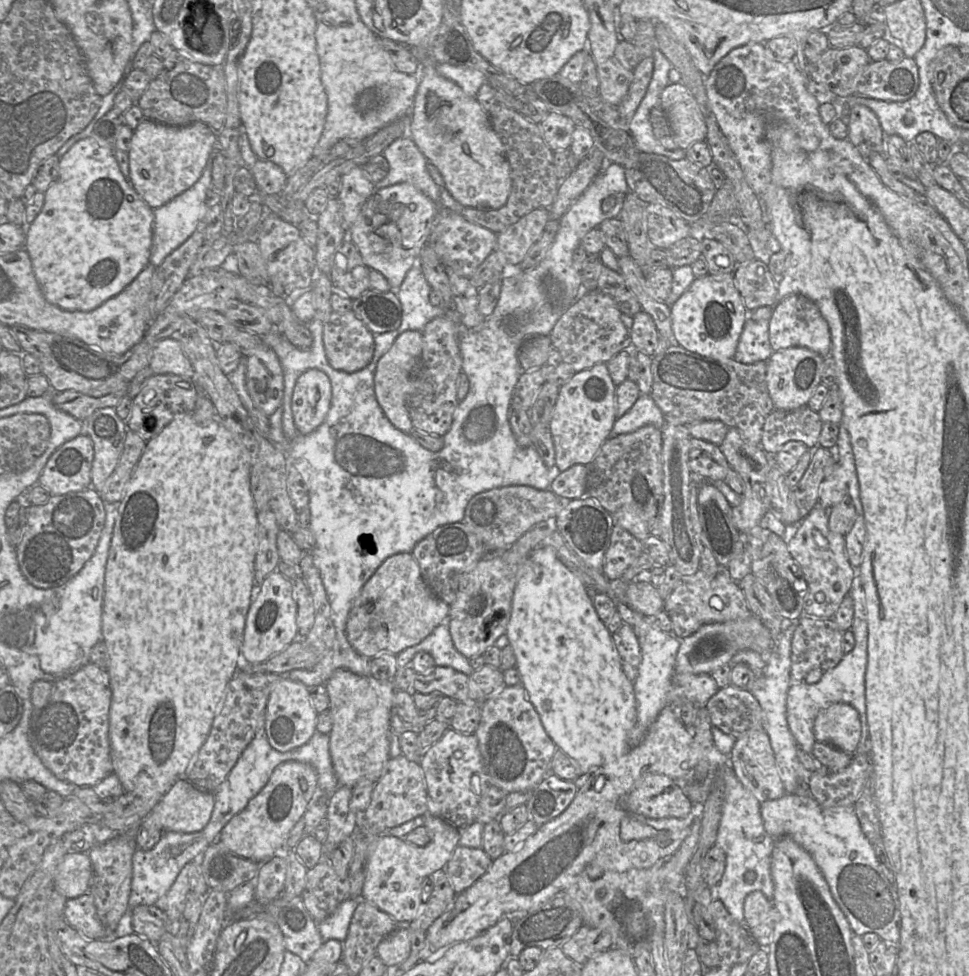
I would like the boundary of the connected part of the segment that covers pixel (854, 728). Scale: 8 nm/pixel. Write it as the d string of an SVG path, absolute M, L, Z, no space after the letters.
M846 703L832 704L818 713L813 732L816 741L853 755L861 738L859 713Z

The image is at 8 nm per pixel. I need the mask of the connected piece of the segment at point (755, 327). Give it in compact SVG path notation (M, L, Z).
M746 320L734 359L743 364L767 361L774 350L769 341L769 321Z

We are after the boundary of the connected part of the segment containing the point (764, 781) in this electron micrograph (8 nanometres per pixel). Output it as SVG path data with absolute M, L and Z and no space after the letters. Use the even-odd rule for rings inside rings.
M729 685L719 689L705 707L712 726L736 739L729 755L729 763L741 784L760 803L785 796L786 791L776 768L770 739L764 730L763 712L755 697L745 688Z

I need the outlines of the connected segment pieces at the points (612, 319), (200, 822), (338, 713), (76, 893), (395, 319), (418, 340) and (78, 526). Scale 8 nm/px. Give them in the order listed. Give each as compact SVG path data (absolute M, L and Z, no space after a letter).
M599 290L589 291L559 318L549 338L563 363L571 365L577 373L598 363L607 363L618 352L631 346L629 330L623 325L620 315L612 296Z
M185 778L177 779L146 817L153 817L162 831L192 833L202 830L209 822L215 804L214 793L194 786Z
M337 669L325 683L329 699L329 710L333 727L329 733L329 752L333 769L340 786L354 788L357 785L375 784L390 760L390 718L392 715L395 687L393 681L380 681L370 676L357 675L348 669Z
M69 852L60 865L54 880L54 889L67 900L78 898L89 892L92 865L87 853Z
M369 289L352 301L352 311L373 334L396 330L401 324L401 304L396 291Z
M412 330L403 332L379 359L374 372L374 390L377 402L391 424L404 433L409 433L413 428L406 408L406 399L410 394L411 380L418 372L422 345L422 332Z
M89 487L83 491L50 495L43 504L26 509L27 523L21 542L16 546L17 561L27 581L37 588L62 585L75 576L93 555L105 524L105 503L98 491Z

